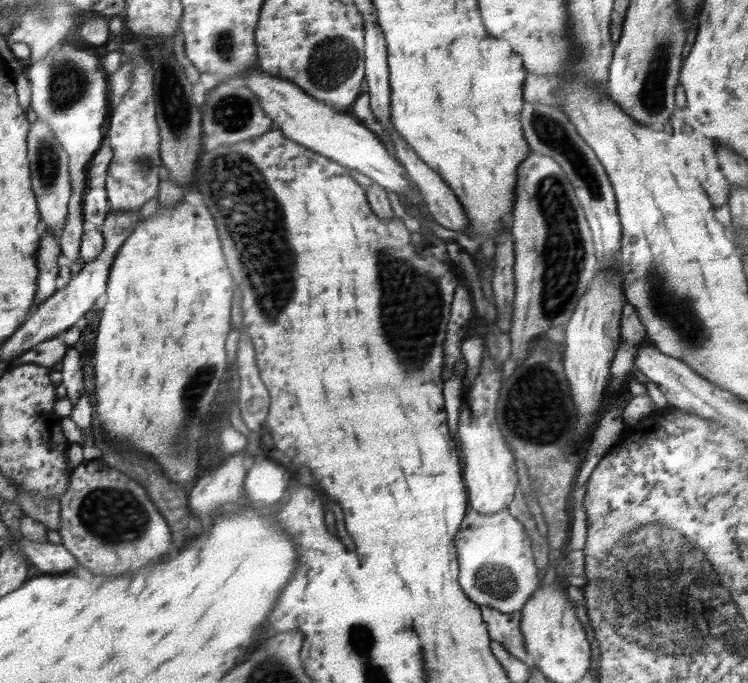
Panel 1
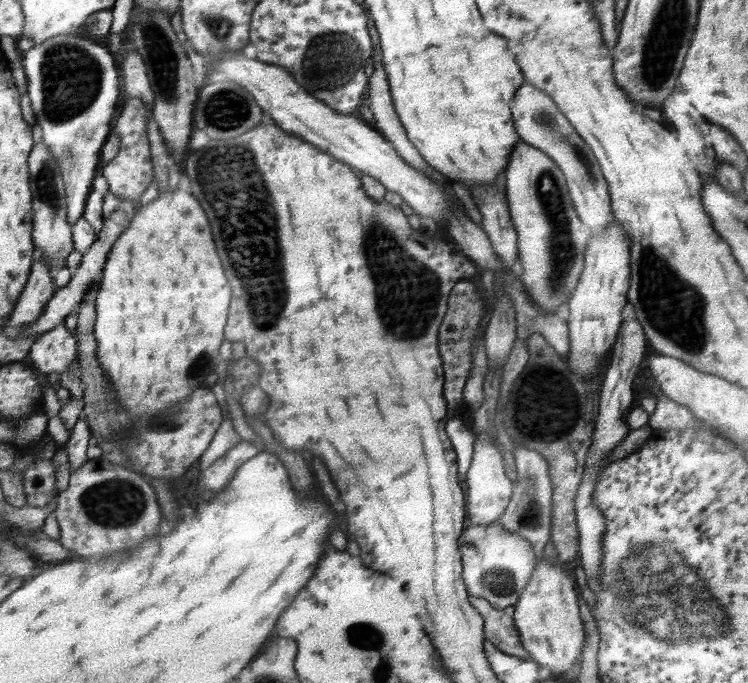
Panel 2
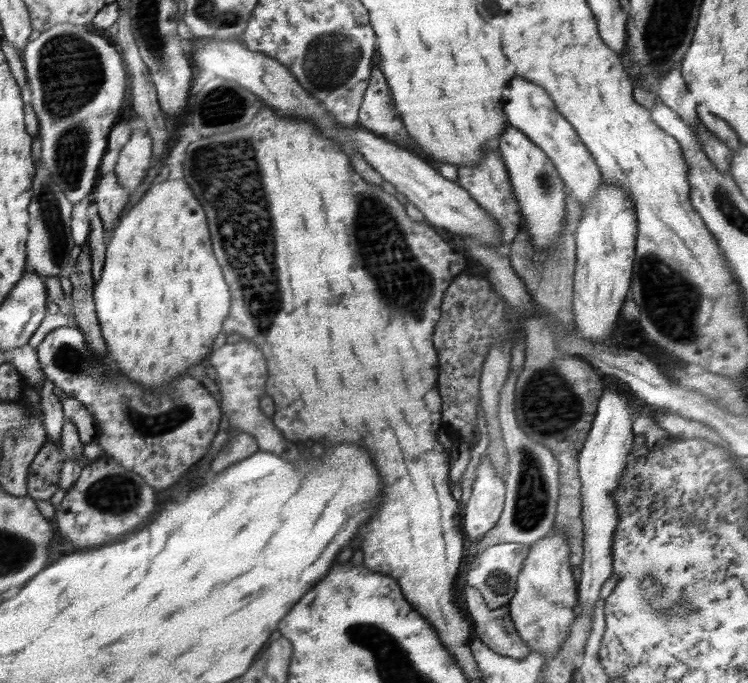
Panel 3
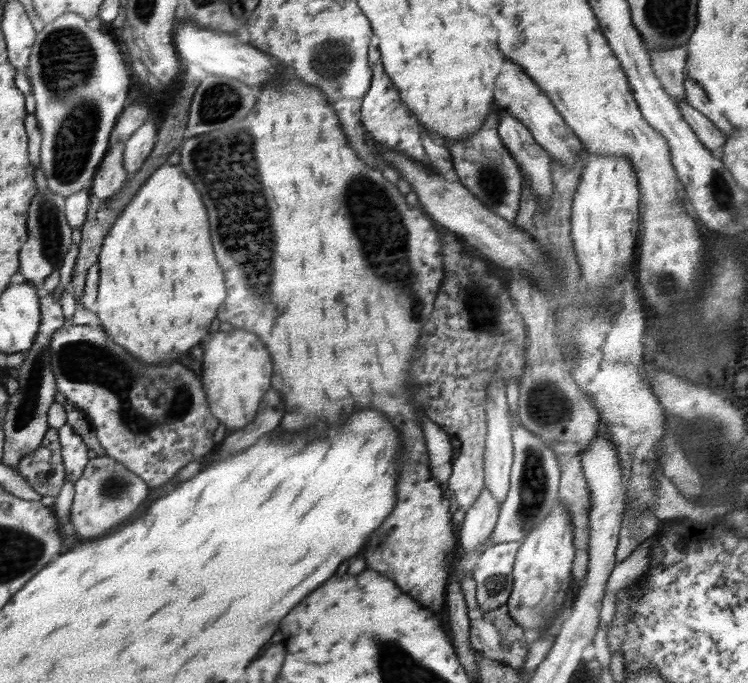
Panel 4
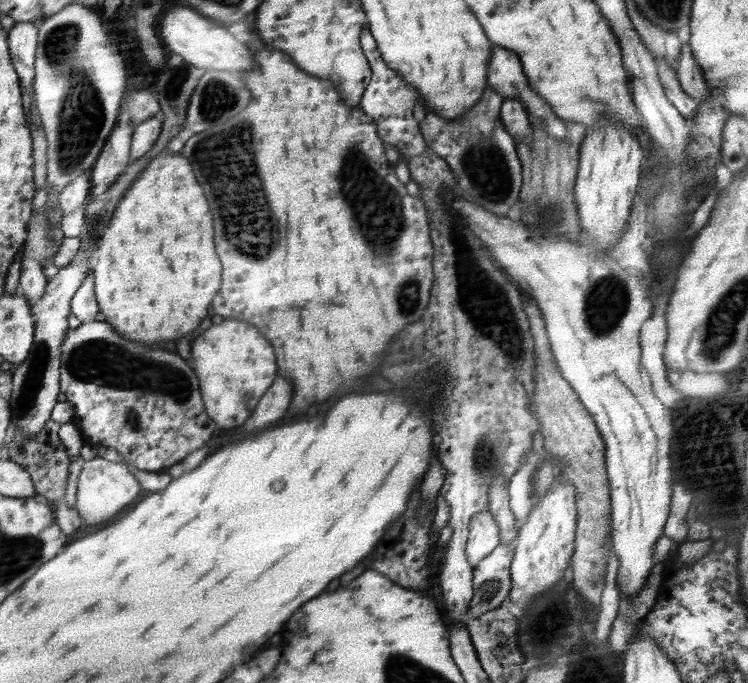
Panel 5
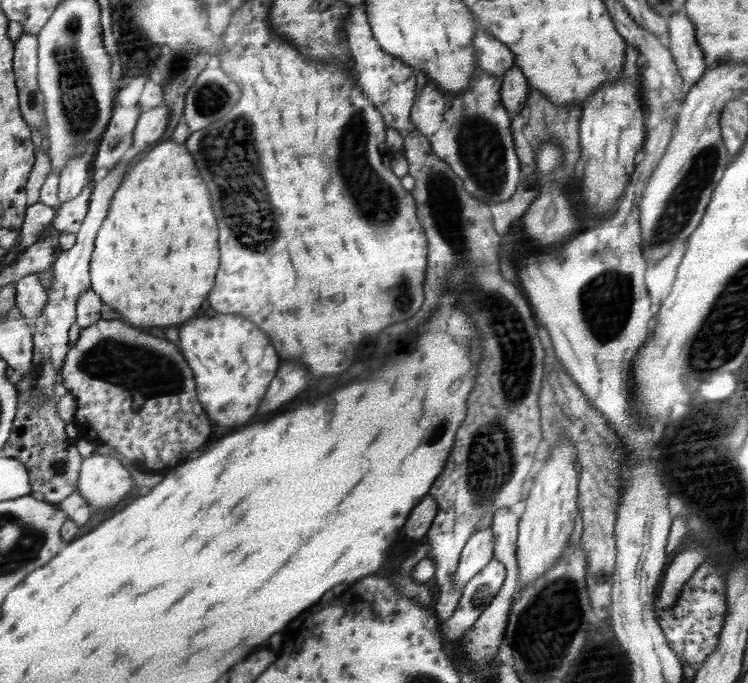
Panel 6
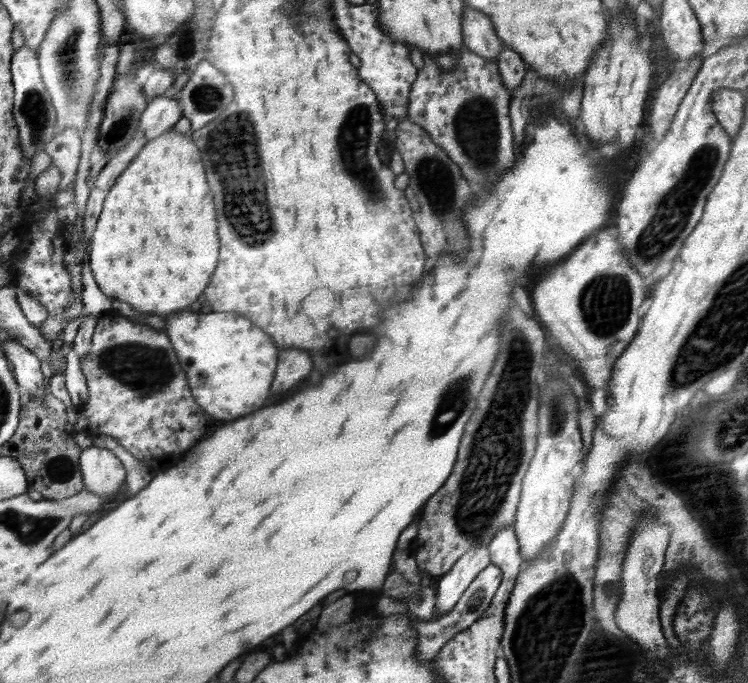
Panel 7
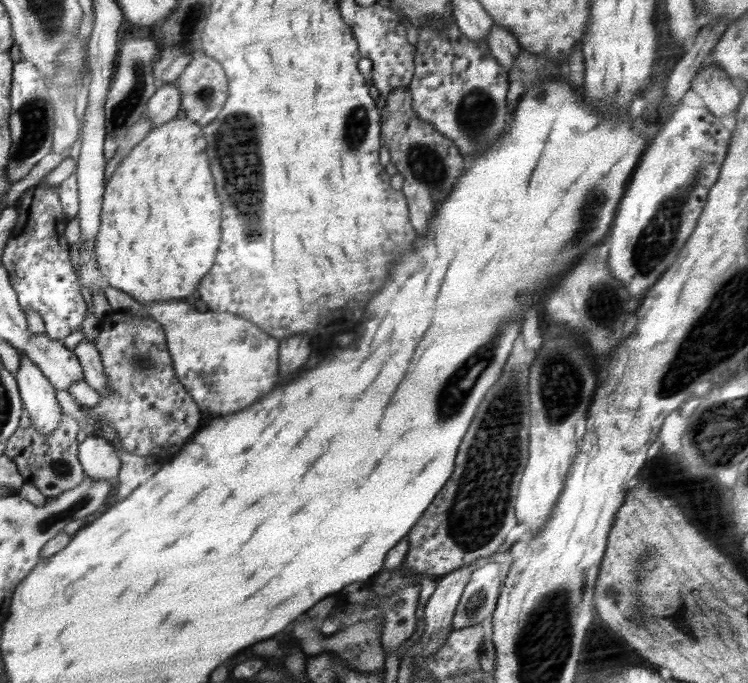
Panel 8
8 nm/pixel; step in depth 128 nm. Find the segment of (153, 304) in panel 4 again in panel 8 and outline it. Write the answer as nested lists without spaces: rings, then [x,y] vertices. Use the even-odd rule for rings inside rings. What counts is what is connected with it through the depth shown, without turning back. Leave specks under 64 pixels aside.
[[[176,118],[172,121],[164,123],[158,127],[151,129],[148,136],[124,157],[124,162],[119,161],[118,168],[110,176],[108,182],[104,185],[104,194],[101,204],[100,226],[96,240],[94,240],[94,255],[96,255],[96,263],[98,269],[102,273],[102,281],[106,286],[120,288],[126,291],[130,296],[134,297],[136,301],[166,301],[172,299],[184,299],[184,296],[190,296],[198,282],[202,280],[202,276],[210,270],[214,256],[216,256],[216,248],[220,244],[220,220],[222,220],[222,200],[216,194],[216,186],[214,186],[214,178],[210,174],[210,164],[208,164],[208,156],[200,154],[204,152],[208,146],[208,141],[202,133],[202,127],[197,122],[192,122],[191,119]]]

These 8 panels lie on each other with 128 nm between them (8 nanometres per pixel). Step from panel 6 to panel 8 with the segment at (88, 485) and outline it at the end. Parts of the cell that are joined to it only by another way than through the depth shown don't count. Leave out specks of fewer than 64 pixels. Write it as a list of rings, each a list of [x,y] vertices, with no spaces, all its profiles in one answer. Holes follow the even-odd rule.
[[[89,434],[78,447],[78,458],[85,476],[94,480],[116,478],[121,460],[115,448],[105,439]]]

